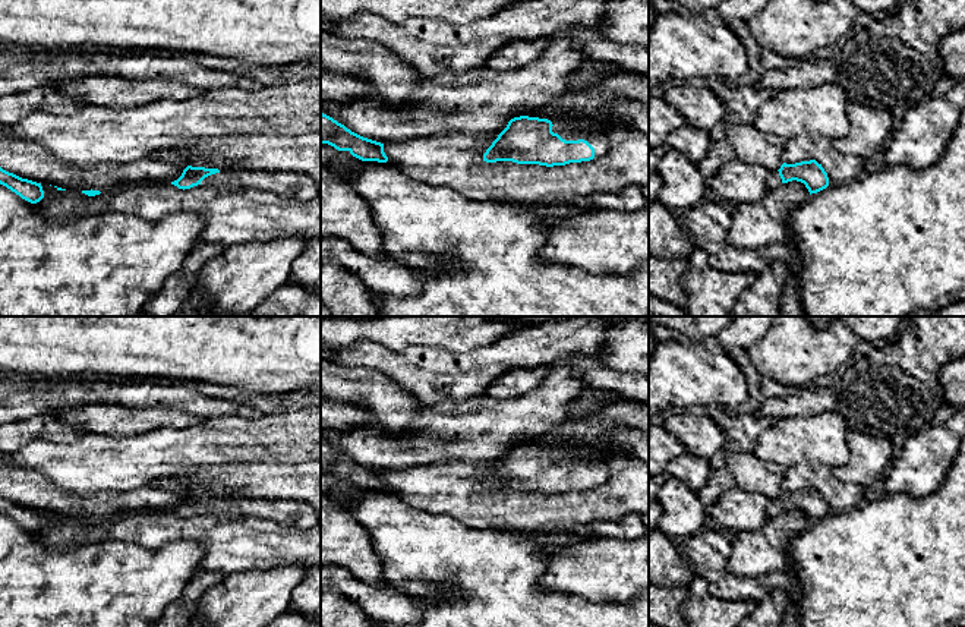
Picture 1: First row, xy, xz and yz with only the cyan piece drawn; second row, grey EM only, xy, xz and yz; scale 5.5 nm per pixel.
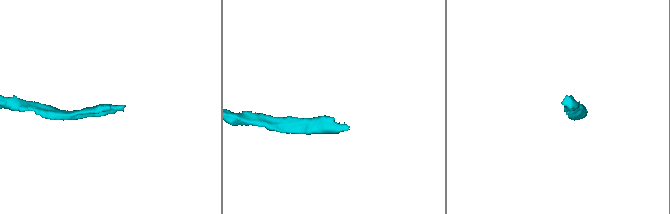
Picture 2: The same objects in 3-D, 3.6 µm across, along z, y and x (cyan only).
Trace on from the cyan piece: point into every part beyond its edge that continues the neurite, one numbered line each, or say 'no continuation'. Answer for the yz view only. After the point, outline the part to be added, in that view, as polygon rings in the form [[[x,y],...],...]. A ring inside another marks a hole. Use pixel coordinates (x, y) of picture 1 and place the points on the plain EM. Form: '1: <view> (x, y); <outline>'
1: yz (773, 509); [[[772,500],[769,507],[767,507],[767,514],[769,517],[776,517],[782,511],[782,507],[779,504],[779,500]]]

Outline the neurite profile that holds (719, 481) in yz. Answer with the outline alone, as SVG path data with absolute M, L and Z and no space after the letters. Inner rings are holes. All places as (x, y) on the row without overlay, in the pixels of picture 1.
M707 406L706 412L726 435L725 448L709 460L709 478L698 491L704 510L709 513L722 494L735 486L735 481L725 464L726 454L734 451L753 453L760 437L772 426L773 420L757 413L732 415L719 406Z

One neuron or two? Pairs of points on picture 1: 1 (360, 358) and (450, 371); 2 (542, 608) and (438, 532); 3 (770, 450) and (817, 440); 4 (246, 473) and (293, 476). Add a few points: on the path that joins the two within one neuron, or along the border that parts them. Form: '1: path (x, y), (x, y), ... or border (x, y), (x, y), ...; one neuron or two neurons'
1: path (382, 359), (428, 371); one neuron
2: path (516, 601), (475, 560), (464, 558); one neuron
3: path (782, 444), (806, 440); one neuron
4: path (258, 476), (281, 476); one neuron

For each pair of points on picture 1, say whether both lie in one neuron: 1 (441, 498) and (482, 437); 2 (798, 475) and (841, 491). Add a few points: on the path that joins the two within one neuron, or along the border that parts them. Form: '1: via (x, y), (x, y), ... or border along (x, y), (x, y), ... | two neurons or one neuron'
1: border along (500, 456), (491, 460), (437, 462), (432, 465) | two neurons
2: via (809, 476), (820, 476), (831, 487) | one neuron

